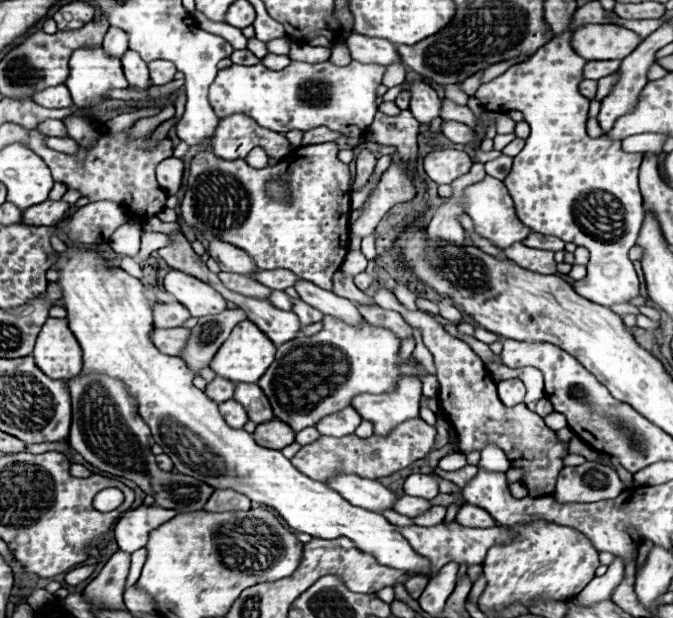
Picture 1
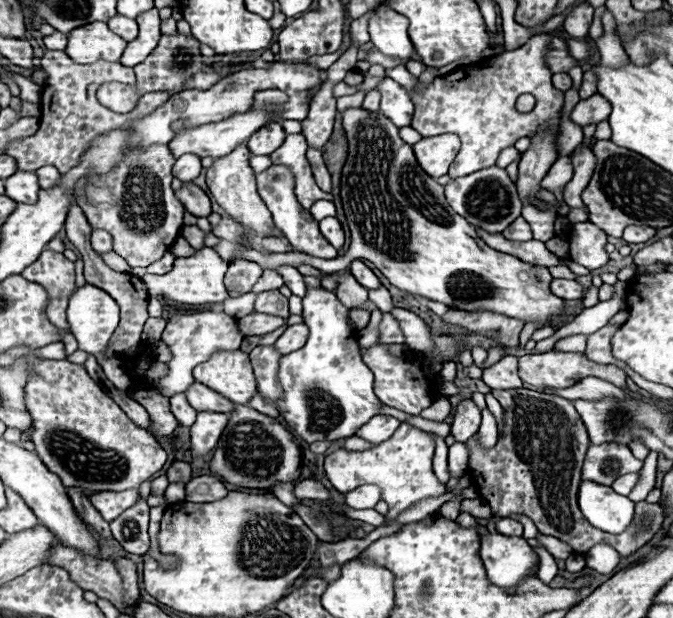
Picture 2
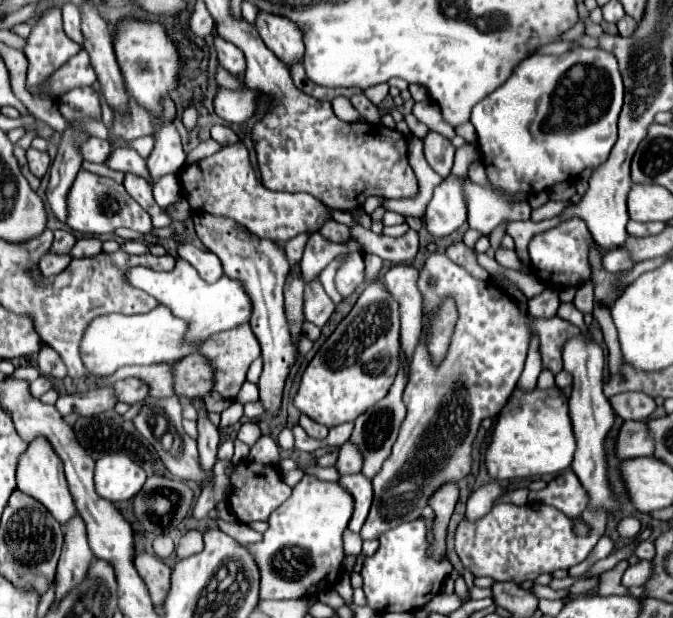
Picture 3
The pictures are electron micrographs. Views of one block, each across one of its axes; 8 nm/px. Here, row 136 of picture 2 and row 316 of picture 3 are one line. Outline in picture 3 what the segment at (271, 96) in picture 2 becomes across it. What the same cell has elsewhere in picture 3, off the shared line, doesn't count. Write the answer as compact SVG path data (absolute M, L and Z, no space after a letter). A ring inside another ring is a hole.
M178 258L176 268L172 272L154 272L142 266L132 268L132 272L128 272L128 282L148 292L150 296L154 296L160 304L168 306L176 318L184 320L188 324L186 328L188 340L206 340L208 336L216 332L236 328L250 320L252 306L244 288L240 288L240 284L236 284L234 280L228 280L226 276L222 276L216 284L208 284L182 258Z

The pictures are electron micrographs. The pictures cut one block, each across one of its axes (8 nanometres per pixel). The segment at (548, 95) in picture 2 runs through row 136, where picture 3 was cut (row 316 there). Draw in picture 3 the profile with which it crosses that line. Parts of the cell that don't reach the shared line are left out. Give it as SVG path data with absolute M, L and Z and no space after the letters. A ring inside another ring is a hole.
M438 252L430 254L430 258L426 260L424 270L420 272L418 286L424 296L424 314L426 316L434 308L438 308L438 304L444 296L454 296L460 316L456 322L450 350L448 350L446 358L442 360L442 364L438 364L438 368L430 362L424 340L420 340L416 346L412 366L410 366L412 374L406 384L406 390L404 390L406 418L400 426L400 434L398 434L398 440L392 448L392 454L386 458L380 472L372 478L374 502L372 502L370 514L360 530L362 540L380 538L386 530L392 530L404 522L416 520L420 516L420 510L426 506L428 496L432 496L432 492L436 492L436 488L440 488L444 482L458 482L460 478L464 478L470 472L472 440L476 438L480 422L484 418L496 416L500 412L500 408L506 404L508 396L512 394L512 390L524 370L524 360L528 354L528 342L530 342L532 330L538 332L538 336L540 336L542 364L544 364L544 368L550 368L554 374L558 374L562 370L562 348L564 348L566 340L580 334L578 326L574 326L558 316L542 318L542 320L536 320L532 316L528 316L528 318L522 316L520 310L516 308L516 304L510 300L510 296L506 296L506 292L496 282L472 278L462 266L454 264L450 258L446 258L444 254L438 254Z

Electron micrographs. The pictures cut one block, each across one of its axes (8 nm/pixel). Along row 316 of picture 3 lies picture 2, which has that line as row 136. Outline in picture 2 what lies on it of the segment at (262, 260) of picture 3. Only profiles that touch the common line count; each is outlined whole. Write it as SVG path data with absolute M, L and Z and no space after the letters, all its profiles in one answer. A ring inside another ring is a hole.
M270 122L264 128L260 128L258 132L254 132L254 136L250 136L248 140L248 148L252 154L256 156L268 156L272 154L276 148L282 146L286 138L284 128L278 122Z

